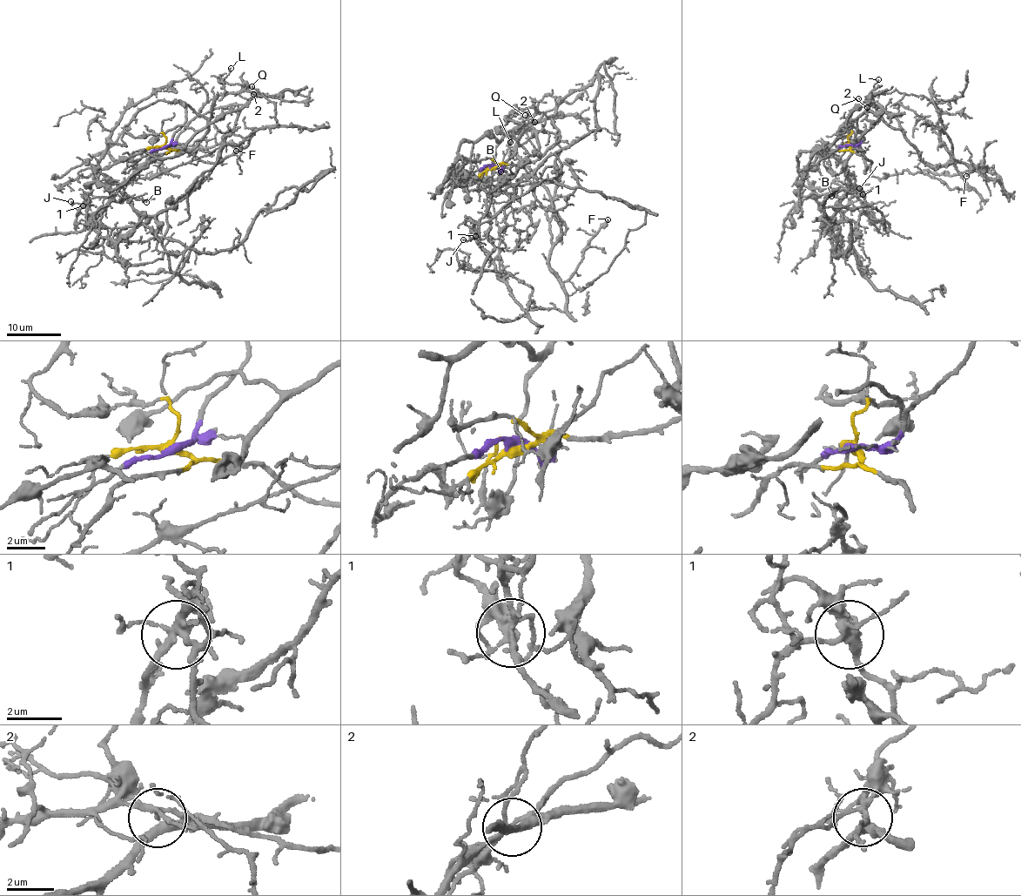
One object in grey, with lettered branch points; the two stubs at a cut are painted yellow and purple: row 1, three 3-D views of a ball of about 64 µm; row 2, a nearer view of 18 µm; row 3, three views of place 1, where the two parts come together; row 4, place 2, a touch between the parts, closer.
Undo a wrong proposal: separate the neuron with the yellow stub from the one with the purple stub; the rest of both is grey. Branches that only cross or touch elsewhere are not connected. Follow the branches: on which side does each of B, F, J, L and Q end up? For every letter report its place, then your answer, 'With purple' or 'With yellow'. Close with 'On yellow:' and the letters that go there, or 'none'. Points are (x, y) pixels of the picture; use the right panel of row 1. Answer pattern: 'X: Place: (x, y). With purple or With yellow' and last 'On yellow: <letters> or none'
B: Place: (831, 196). With yellow
F: Place: (966, 176). With purple
J: Place: (859, 188). With yellow
L: Place: (878, 79). With purple
Q: Place: (858, 98). With yellow
On yellow: B, J, Q

